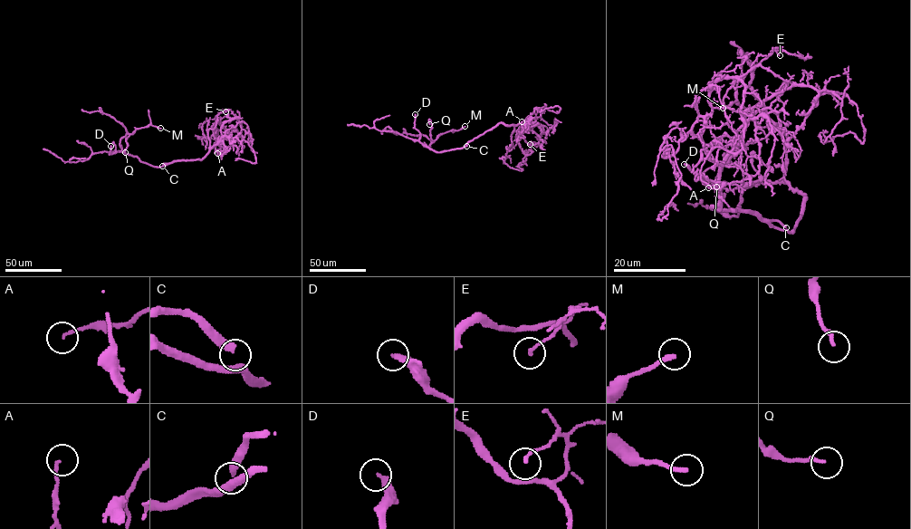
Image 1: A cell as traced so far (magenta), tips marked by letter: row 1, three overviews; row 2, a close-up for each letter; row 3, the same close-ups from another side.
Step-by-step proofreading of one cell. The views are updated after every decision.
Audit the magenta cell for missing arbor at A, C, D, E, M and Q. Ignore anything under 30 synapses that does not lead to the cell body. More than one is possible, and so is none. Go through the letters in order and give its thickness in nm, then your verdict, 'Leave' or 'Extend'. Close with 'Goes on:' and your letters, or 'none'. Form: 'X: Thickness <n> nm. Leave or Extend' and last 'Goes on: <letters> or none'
A: Thickness 120 nm. Leave
C: Thickness 320 nm. Extend
D: Thickness 240 nm. Extend
E: Thickness 130 nm. Leave
M: Thickness 200 nm. Leave
Q: Thickness 180 nm. Leave
Goes on: C, D

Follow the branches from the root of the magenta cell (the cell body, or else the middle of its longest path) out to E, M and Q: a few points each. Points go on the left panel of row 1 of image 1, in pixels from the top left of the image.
E: (177, 160), (201, 159), (210, 146), (208, 130), (215, 127), (220, 111), (227, 110), (225, 111)
M: (177, 160), (151, 166), (122, 150), (119, 139), (136, 129), (148, 124), (160, 128)
Q: (177, 160), (158, 167), (126, 154), (119, 139), (129, 134), (125, 152)

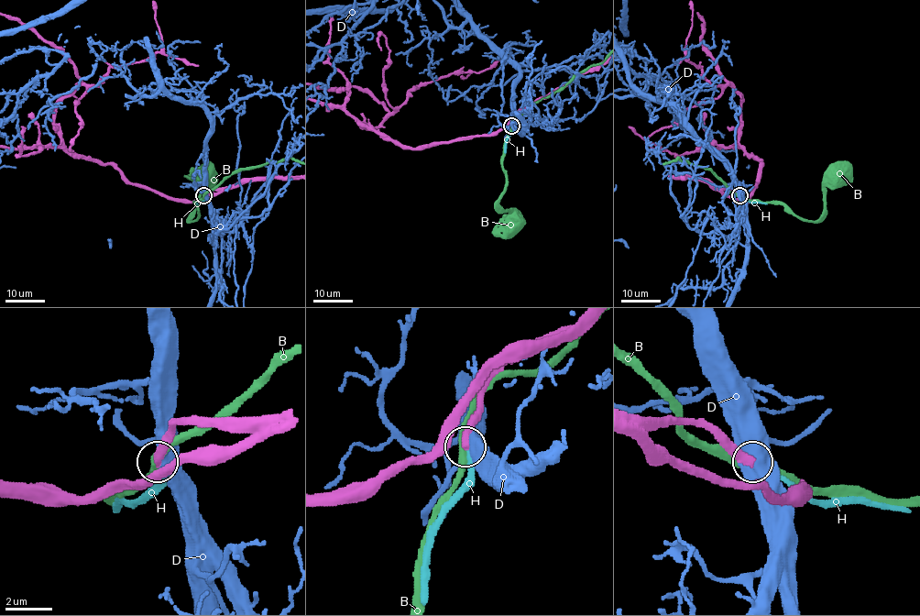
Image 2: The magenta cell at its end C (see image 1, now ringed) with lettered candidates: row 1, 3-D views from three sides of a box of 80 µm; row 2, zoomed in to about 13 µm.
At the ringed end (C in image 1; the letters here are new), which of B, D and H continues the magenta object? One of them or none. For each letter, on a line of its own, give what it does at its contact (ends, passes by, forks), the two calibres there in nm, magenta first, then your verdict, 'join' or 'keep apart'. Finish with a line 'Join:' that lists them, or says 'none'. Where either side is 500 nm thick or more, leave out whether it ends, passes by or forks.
B: it passes by; 360 nm thick on the magenta side, 320 nm on the other; keep apart
D: 320 nm thick on the magenta side, 800 nm on the other; keep apart
H: it ends there; 240 nm thick on the magenta side, 240 nm on the other; join
Join: H

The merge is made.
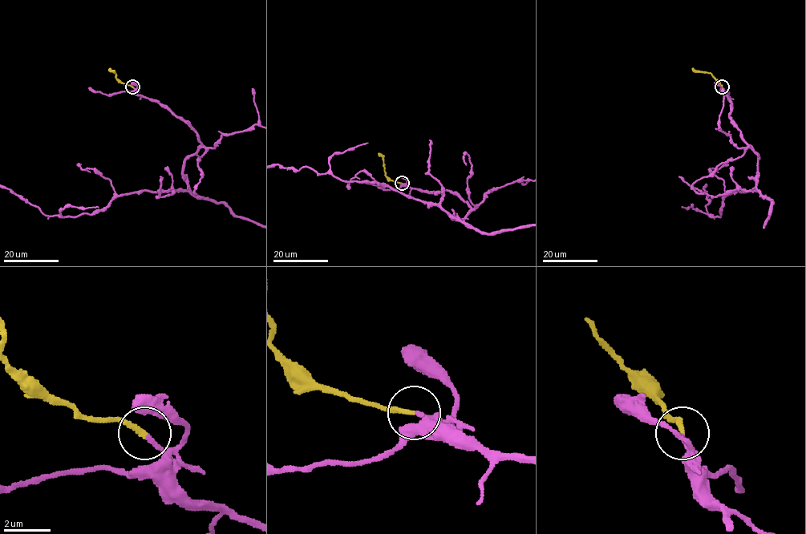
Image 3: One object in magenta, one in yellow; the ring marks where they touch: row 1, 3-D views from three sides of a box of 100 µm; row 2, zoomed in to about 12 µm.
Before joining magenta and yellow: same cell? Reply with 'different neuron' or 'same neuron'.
same neuron

